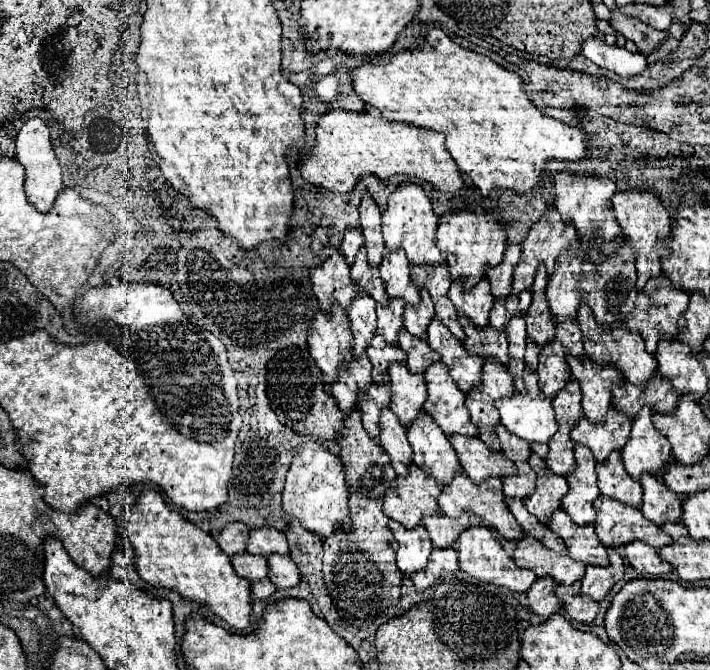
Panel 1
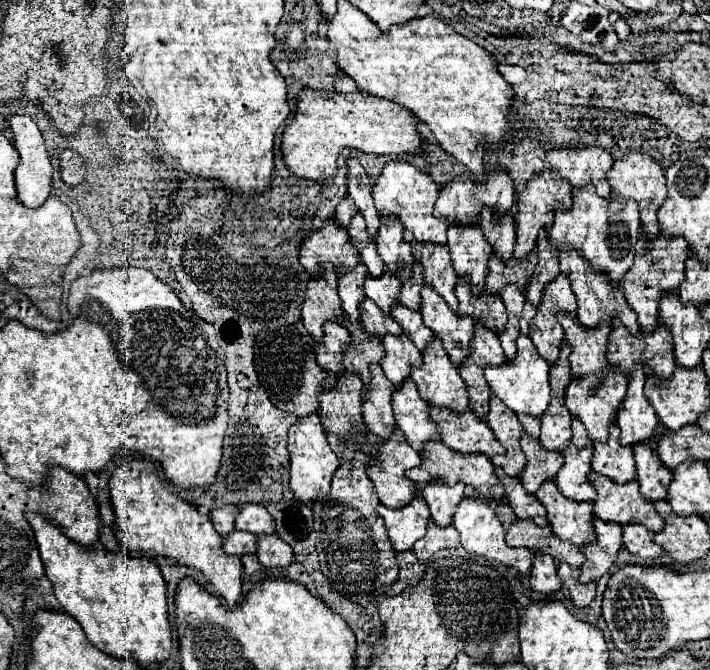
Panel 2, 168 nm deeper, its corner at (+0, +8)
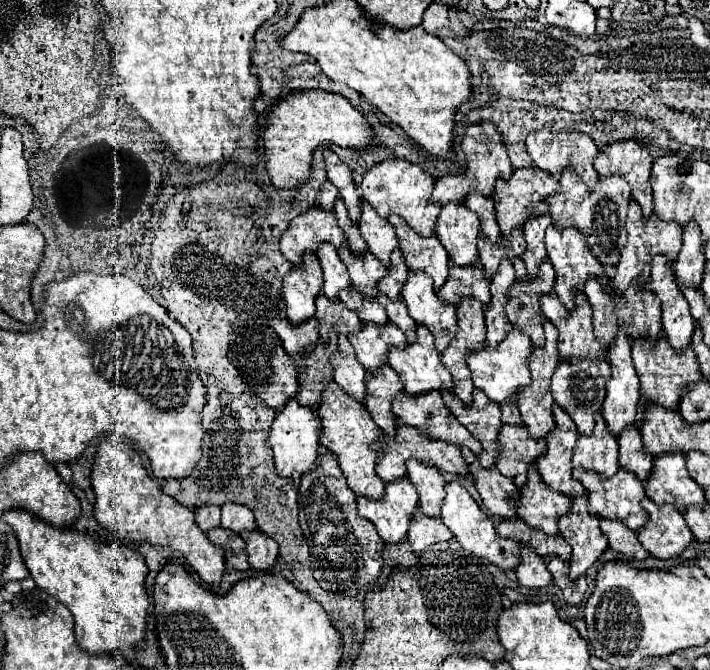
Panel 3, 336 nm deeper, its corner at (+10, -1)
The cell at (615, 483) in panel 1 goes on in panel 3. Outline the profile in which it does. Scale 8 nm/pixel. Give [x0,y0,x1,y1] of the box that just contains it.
[572,418,618,478]

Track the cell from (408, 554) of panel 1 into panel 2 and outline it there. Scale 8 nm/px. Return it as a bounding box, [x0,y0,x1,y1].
[376,493,430,551]

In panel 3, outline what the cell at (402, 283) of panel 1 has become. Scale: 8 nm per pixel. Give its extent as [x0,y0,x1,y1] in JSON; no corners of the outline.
[360,202,398,268]

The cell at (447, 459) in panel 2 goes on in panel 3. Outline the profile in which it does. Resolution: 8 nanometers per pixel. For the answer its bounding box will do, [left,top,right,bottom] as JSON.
[376,424,470,482]

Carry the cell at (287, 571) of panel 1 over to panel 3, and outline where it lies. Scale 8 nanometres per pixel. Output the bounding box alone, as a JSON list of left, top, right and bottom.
[242,530,278,570]

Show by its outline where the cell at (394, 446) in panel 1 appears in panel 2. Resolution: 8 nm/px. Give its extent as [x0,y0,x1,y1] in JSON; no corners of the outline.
[362,365,396,437]

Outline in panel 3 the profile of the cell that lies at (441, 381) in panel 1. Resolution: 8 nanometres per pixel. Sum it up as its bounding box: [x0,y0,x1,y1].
[388,326,452,396]

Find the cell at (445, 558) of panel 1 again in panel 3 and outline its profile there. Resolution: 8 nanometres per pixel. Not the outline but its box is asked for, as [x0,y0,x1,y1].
[408,512,452,552]

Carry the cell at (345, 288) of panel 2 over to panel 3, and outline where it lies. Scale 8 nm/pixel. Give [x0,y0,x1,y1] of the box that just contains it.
[316,244,350,302]

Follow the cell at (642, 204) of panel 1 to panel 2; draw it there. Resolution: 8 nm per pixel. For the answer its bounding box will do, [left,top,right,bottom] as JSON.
[608,151,666,239]

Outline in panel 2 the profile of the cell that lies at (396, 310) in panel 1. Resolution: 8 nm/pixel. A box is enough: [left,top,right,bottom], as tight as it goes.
[364,271,402,313]

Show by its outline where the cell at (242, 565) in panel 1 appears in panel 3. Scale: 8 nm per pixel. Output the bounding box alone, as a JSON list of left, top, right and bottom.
[208,528,244,552]

